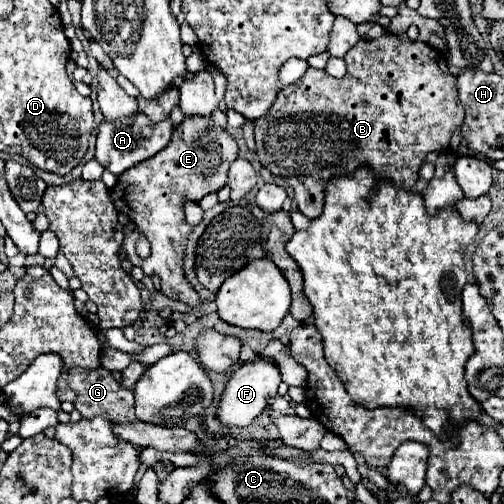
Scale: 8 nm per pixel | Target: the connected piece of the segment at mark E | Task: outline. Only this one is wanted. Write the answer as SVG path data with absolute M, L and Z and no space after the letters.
M189 116L179 126L175 126L171 142L161 152L125 170L121 176L117 176L117 184L109 190L117 212L127 216L129 222L135 224L135 228L141 228L141 232L151 244L151 256L139 258L135 252L139 232L125 232L121 260L131 260L131 264L139 266L147 276L159 276L161 292L173 300L185 302L193 310L199 310L203 300L193 290L183 272L185 246L193 230L185 222L183 204L185 200L199 202L203 196L221 190L227 184L227 170L237 158L237 152L237 144L227 132L227 128L217 126L213 118Z

